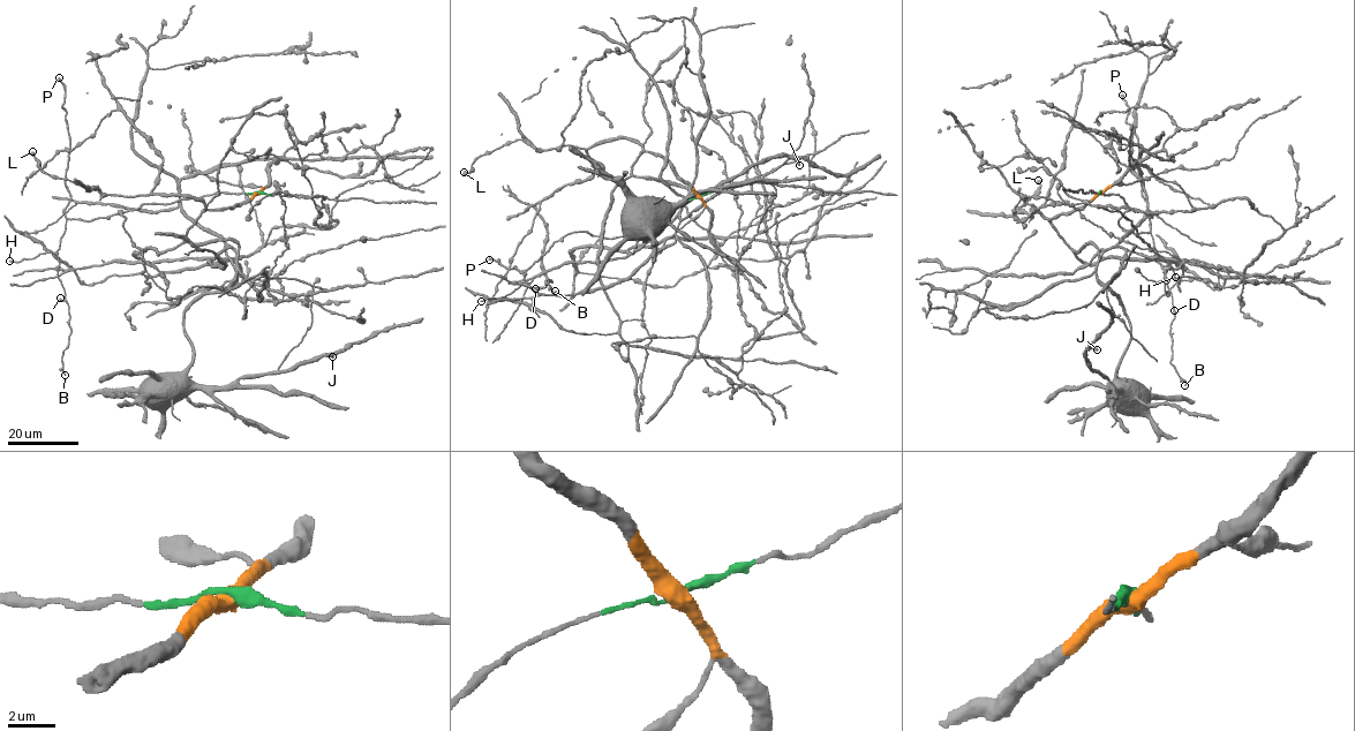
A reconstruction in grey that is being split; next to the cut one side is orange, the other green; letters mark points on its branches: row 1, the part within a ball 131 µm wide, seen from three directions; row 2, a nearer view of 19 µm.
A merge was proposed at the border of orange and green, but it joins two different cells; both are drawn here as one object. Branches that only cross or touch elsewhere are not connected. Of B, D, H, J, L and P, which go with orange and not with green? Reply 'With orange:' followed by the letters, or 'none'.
With orange: J, L

